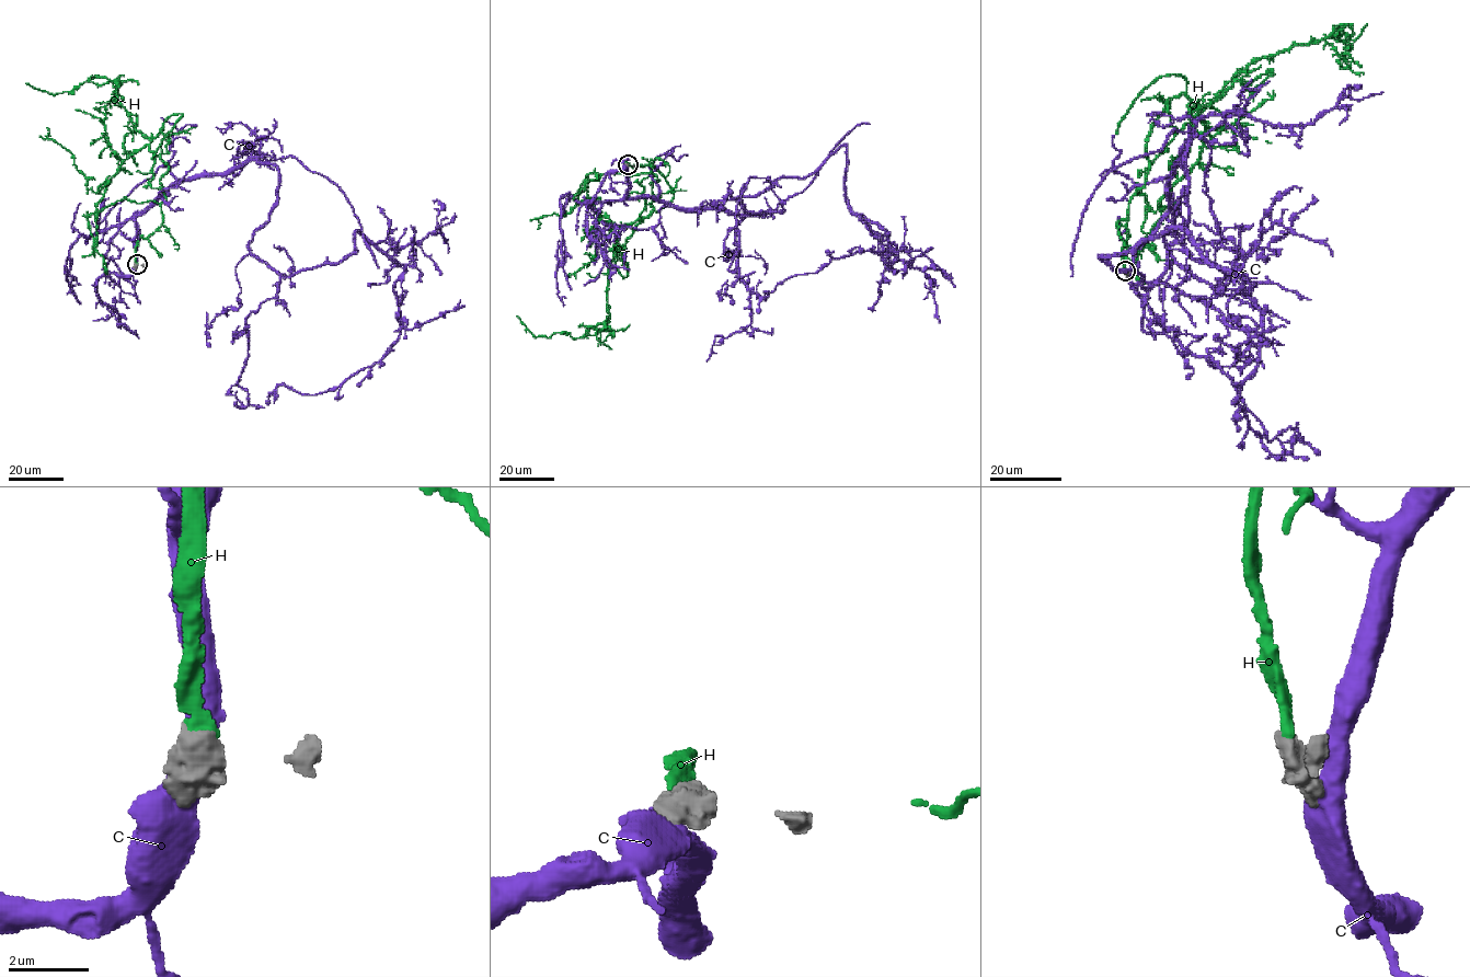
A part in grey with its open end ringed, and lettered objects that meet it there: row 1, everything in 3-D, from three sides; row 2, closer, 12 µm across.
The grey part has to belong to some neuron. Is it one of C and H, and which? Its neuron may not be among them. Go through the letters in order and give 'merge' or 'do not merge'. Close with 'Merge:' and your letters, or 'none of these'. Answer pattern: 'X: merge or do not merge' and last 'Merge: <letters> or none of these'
C: do not merge
H: merge
Merge: H

